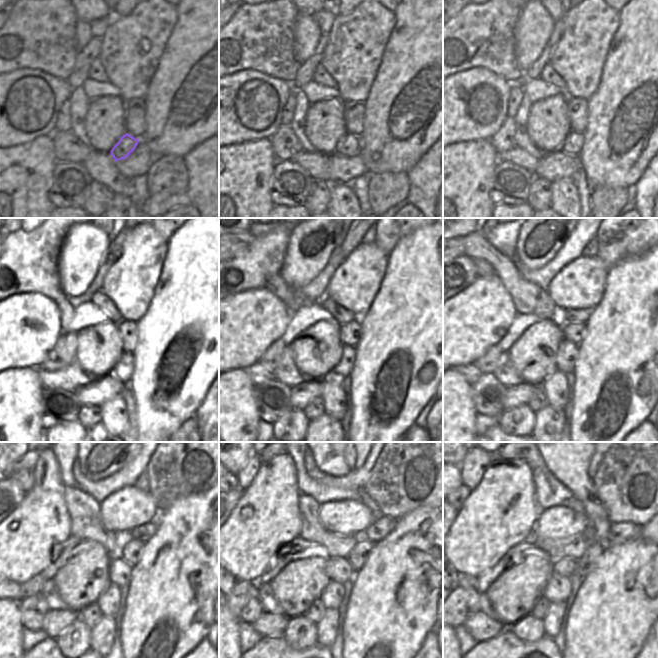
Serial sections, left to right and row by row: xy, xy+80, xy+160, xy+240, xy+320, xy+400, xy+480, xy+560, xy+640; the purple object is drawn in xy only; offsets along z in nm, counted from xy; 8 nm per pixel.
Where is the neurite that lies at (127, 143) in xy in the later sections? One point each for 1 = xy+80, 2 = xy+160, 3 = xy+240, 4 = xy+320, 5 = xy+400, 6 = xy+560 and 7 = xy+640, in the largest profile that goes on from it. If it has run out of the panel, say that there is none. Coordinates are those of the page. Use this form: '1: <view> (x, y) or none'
1: xy+80 (350, 145)
2: xy+160 (573, 144)
3: xy+240 (123, 370)
4: xy+320 (344, 368)
5: xy+400 (567, 353)
6: xy+560 (339, 570)
7: xy+640 (565, 566)

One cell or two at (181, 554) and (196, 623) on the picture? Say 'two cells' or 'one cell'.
one cell

